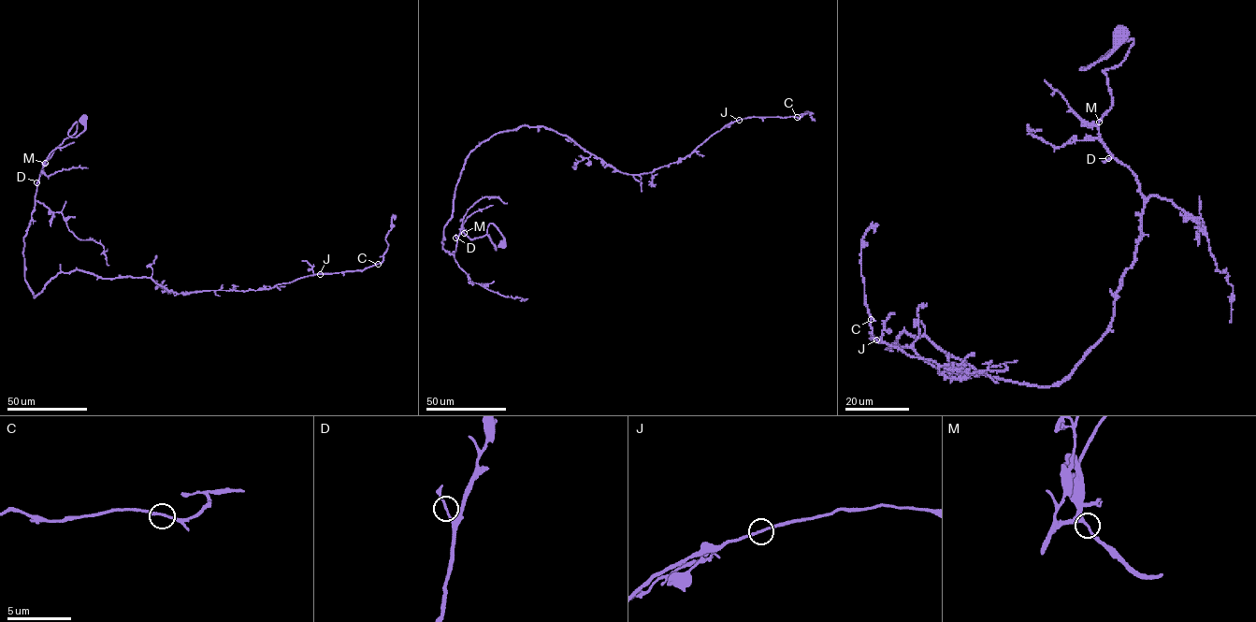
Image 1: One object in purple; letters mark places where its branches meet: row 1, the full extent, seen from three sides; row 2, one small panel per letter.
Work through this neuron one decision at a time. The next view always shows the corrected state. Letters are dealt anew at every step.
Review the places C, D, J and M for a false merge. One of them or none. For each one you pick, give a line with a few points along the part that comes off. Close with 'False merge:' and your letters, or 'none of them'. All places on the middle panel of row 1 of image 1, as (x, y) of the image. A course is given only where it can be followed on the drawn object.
False merge: none of them

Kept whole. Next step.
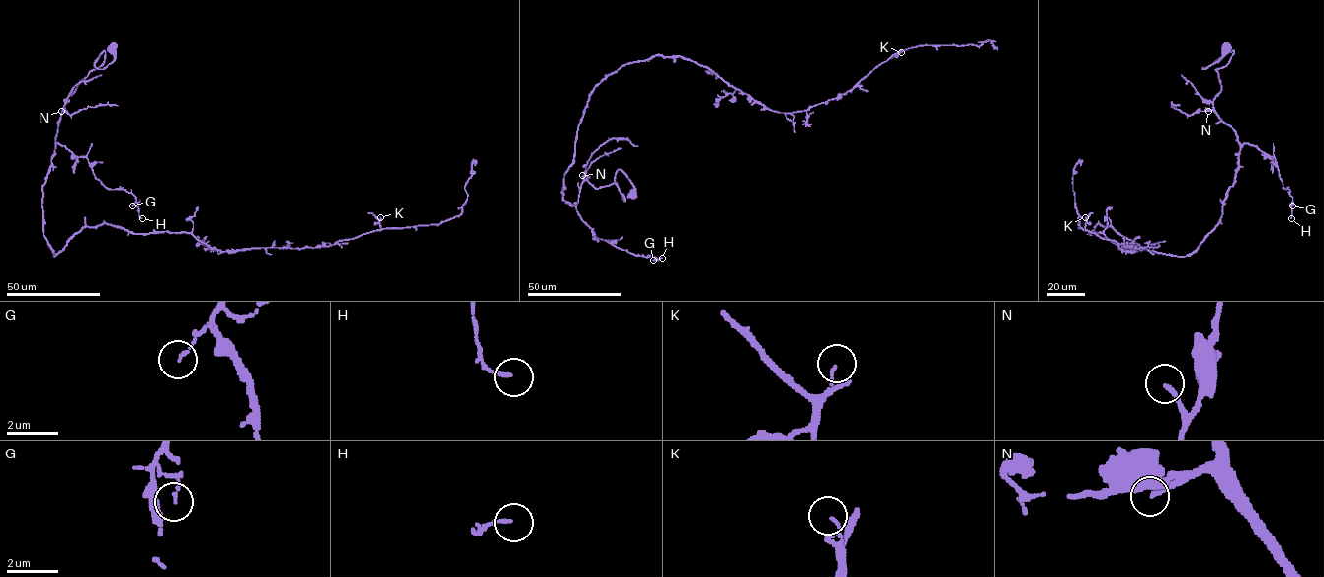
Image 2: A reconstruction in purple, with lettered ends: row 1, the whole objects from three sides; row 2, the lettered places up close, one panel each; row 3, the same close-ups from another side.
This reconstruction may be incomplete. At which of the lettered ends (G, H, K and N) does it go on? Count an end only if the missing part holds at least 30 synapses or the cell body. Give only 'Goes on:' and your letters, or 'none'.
Goes on: none

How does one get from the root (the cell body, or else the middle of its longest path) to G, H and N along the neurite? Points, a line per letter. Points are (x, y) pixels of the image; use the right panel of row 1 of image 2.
G: (1226, 48), (1202, 69), (1234, 51), (1216, 70), (1221, 91), (1214, 112), (1241, 144), (1275, 158), (1292, 206)
H: (1226, 48), (1202, 69), (1234, 51), (1216, 70), (1214, 112), (1241, 144), (1275, 158), (1291, 218)
N: (1226, 48), (1217, 62), (1202, 69), (1234, 51), (1229, 62), (1216, 70), (1221, 91), (1208, 111)

